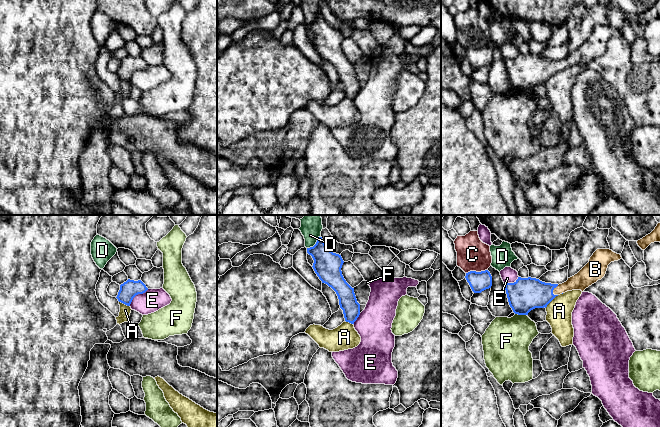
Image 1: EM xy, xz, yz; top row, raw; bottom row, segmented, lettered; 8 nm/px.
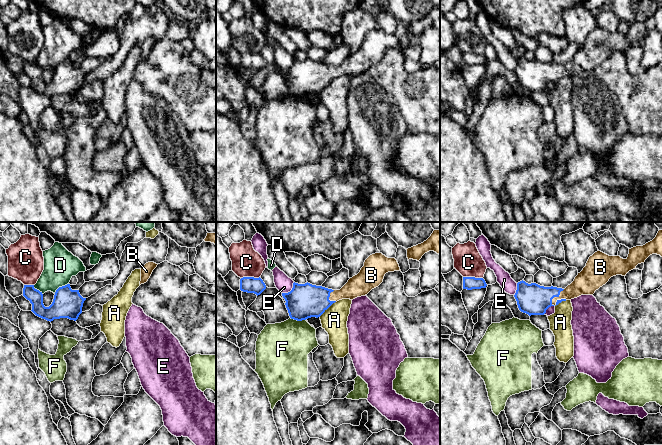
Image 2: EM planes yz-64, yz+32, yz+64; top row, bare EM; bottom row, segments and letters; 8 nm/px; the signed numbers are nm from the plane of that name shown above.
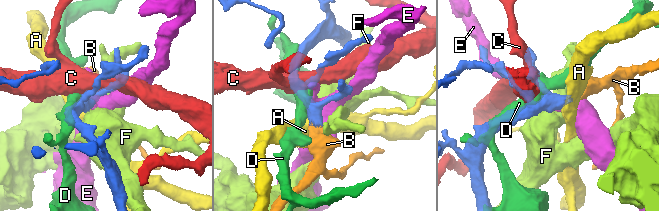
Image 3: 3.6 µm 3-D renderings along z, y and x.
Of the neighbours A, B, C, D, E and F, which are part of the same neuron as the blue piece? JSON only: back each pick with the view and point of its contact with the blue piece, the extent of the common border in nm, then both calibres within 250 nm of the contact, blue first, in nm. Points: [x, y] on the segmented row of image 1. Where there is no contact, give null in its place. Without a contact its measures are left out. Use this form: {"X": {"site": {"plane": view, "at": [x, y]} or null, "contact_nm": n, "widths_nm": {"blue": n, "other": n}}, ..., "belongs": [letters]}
{"B": {"site": {"plane": "yz", "at": [553, 289]}, "contact_nm": 90, "widths_nm": {"blue": 260, "other": 140}}, "belongs": ["B"]}

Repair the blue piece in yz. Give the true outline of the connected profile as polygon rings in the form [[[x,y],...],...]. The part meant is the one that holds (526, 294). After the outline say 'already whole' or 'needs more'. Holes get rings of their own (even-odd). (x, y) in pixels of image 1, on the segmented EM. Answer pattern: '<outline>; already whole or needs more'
[[[597,249],[577,274],[559,285],[545,283],[531,277],[518,277],[514,283],[504,283],[509,305],[518,315],[528,315],[535,308],[546,308],[556,296],[562,293],[572,290],[583,292],[605,276],[611,262],[621,258],[620,254],[610,249]]]; needs more

